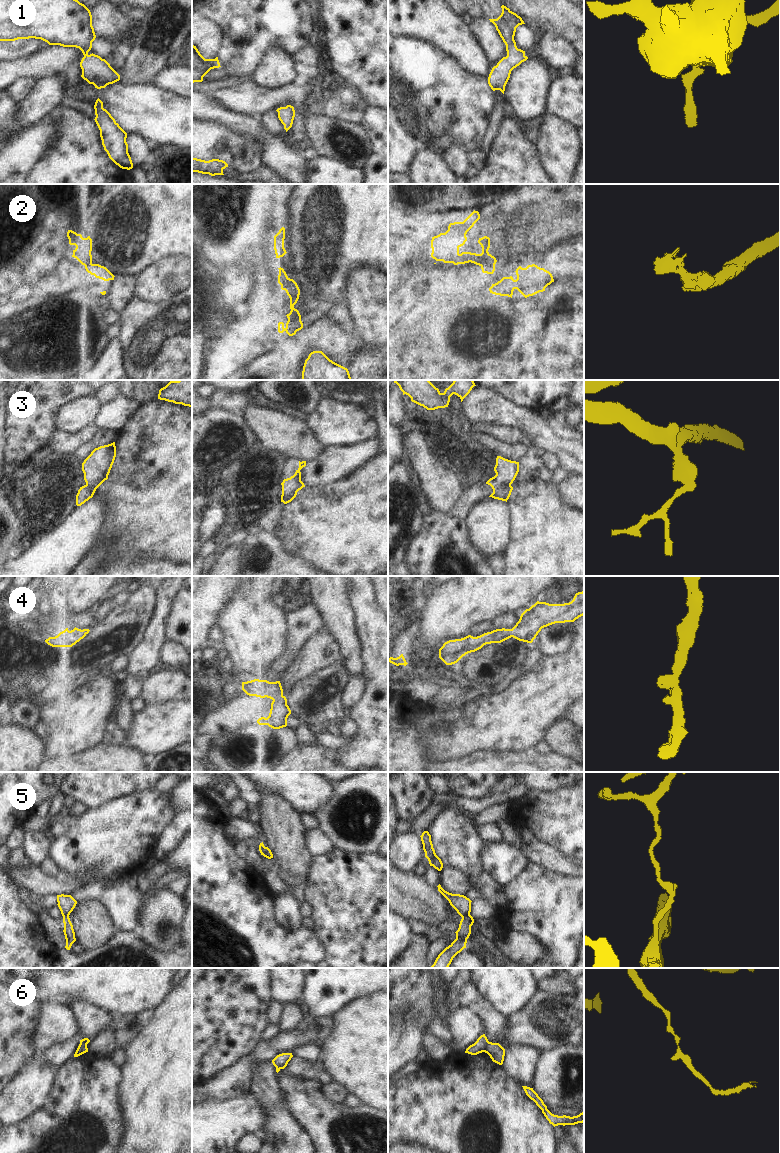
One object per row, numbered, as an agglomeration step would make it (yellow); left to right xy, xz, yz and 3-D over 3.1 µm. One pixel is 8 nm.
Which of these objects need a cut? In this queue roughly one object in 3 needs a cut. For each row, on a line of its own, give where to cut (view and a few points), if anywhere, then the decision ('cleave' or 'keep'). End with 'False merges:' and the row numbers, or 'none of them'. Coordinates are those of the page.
1: cut none; keep
2: cut yz (495, 262), (481, 266); cleave
3: cut yz (510, 484), (502, 484), (493, 492); cleave
4: cut none; keep
5: cut yz (469, 913), (462, 917); cleave
6: cut yz (488, 1041), (483, 1051); cleave
False merges: 2, 3, 5, 6

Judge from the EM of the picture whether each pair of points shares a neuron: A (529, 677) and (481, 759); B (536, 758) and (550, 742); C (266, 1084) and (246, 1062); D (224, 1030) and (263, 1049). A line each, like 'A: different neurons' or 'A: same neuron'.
A: different neurons
B: different neurons
C: different neurons
D: different neurons

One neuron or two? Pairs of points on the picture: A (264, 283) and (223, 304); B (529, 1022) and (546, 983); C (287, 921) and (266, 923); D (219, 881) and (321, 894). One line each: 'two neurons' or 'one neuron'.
A: two neurons
B: two neurons
C: two neurons
D: two neurons

